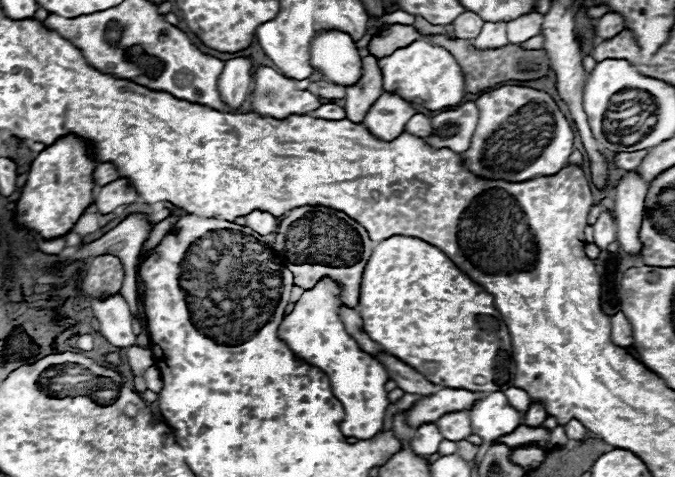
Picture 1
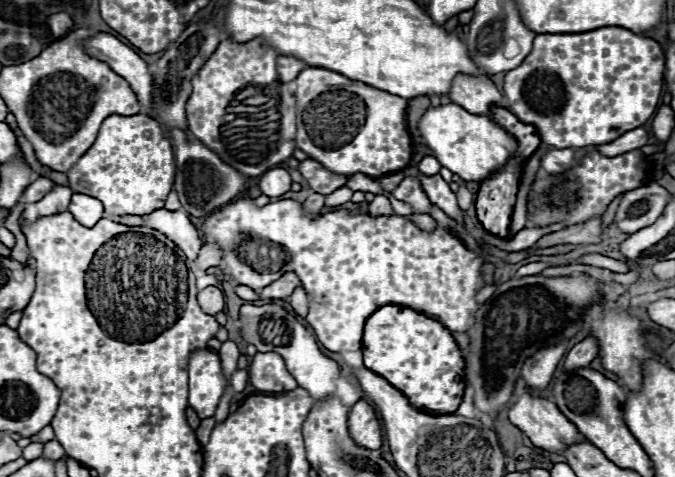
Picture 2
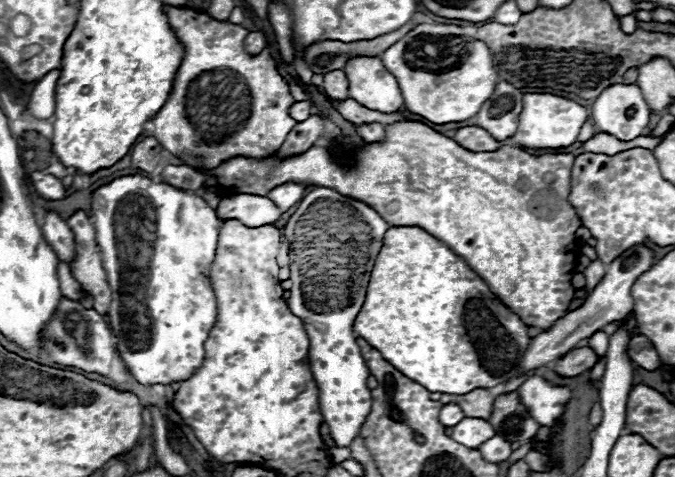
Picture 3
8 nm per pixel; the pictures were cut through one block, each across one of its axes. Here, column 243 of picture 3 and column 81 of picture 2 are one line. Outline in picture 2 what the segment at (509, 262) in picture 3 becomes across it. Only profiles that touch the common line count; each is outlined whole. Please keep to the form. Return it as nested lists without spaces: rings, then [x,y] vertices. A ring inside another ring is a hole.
[[[146,114],[108,116],[90,150],[68,170],[74,193],[88,194],[104,204],[110,216],[144,216],[164,208],[176,174],[174,148],[156,120]]]

